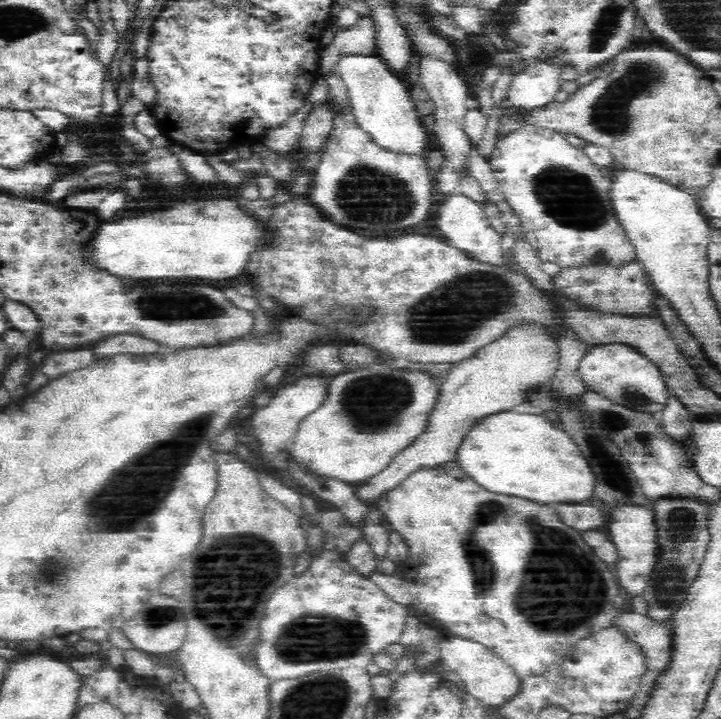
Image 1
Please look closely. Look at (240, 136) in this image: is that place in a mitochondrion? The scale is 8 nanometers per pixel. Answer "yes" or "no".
no

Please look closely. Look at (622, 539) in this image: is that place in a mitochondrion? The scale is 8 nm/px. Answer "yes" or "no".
no

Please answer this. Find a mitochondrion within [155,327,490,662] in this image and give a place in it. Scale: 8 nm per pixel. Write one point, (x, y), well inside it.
(228, 583)

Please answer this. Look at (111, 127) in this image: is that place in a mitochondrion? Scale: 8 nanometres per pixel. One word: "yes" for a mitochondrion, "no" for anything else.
no

